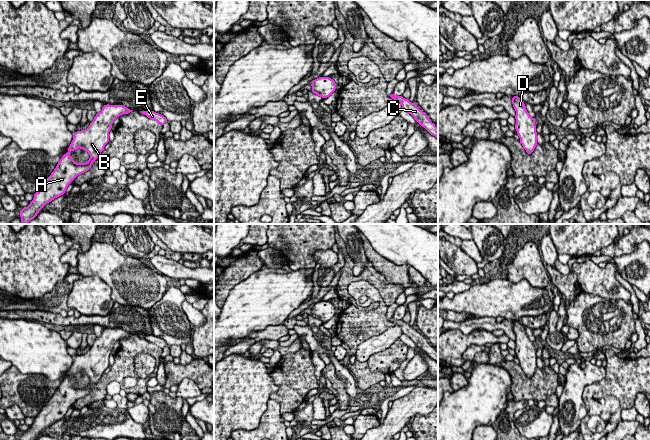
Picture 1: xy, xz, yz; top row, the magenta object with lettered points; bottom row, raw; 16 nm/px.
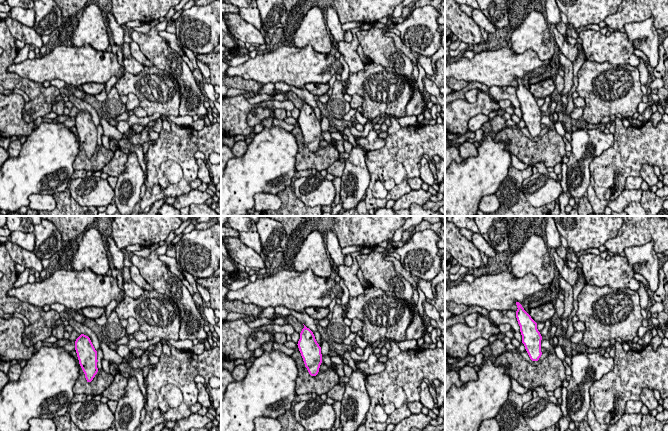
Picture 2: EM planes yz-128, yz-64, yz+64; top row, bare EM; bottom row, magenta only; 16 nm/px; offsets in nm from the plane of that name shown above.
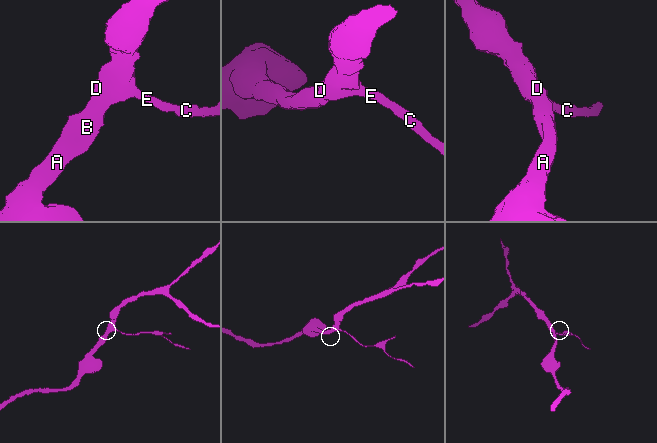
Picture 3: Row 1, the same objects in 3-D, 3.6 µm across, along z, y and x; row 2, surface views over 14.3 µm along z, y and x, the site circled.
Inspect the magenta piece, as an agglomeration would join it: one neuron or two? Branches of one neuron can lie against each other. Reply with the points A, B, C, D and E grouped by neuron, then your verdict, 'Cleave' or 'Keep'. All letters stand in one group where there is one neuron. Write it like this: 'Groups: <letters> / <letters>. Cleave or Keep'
Groups: A B C D E. Keep

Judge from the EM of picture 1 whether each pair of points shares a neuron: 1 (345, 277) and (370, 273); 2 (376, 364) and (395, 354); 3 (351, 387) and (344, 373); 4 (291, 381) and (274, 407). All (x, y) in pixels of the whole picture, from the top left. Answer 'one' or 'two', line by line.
1: one
2: one
3: one
4: two

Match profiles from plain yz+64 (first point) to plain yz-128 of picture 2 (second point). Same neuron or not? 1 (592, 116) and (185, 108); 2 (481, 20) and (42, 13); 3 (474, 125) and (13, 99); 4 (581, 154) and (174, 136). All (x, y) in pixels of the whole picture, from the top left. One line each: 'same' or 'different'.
1: different
2: different
3: different
4: different

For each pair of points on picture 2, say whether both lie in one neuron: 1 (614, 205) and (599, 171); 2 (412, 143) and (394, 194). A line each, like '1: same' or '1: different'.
1: different
2: same

